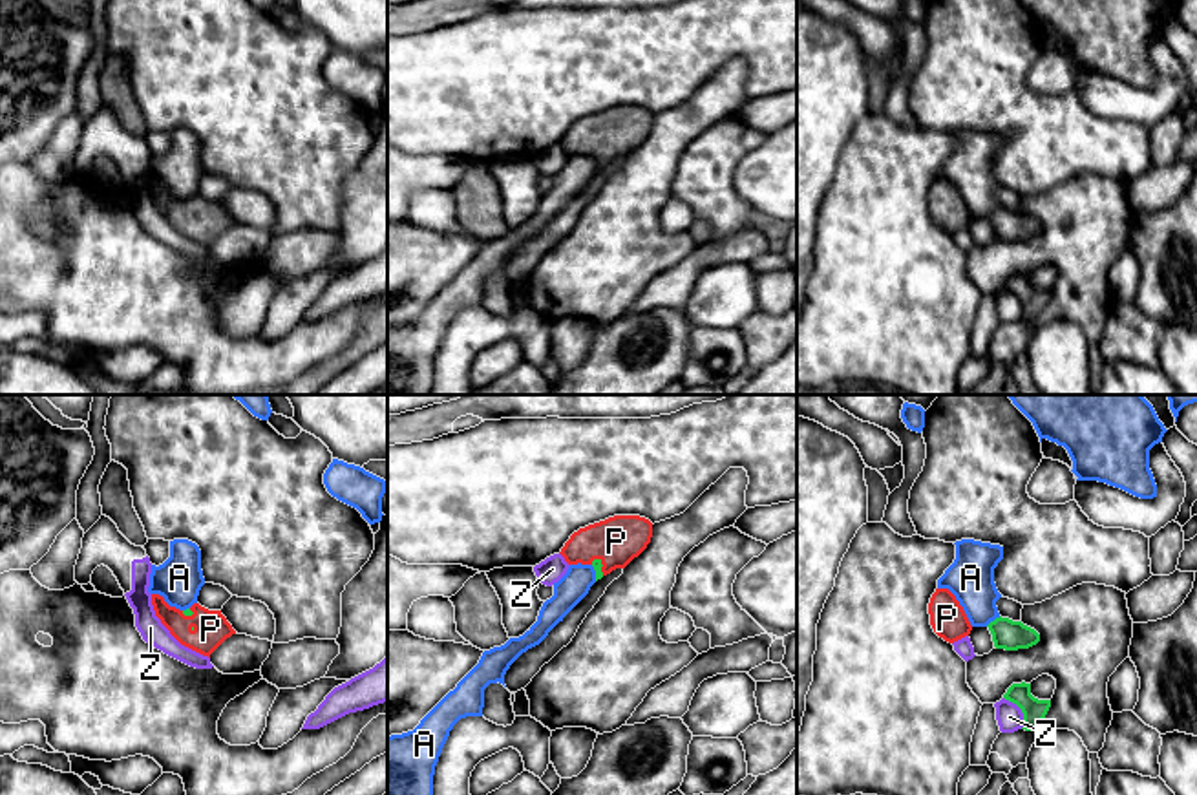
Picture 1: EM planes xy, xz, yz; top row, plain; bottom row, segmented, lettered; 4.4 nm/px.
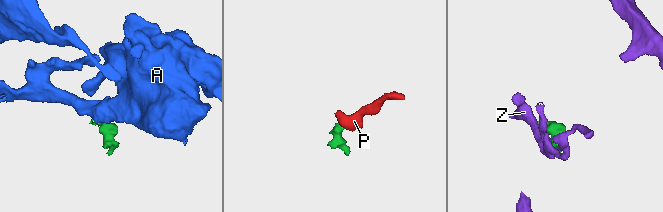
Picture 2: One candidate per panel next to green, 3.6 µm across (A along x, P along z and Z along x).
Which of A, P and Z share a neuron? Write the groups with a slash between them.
A / P / Z

